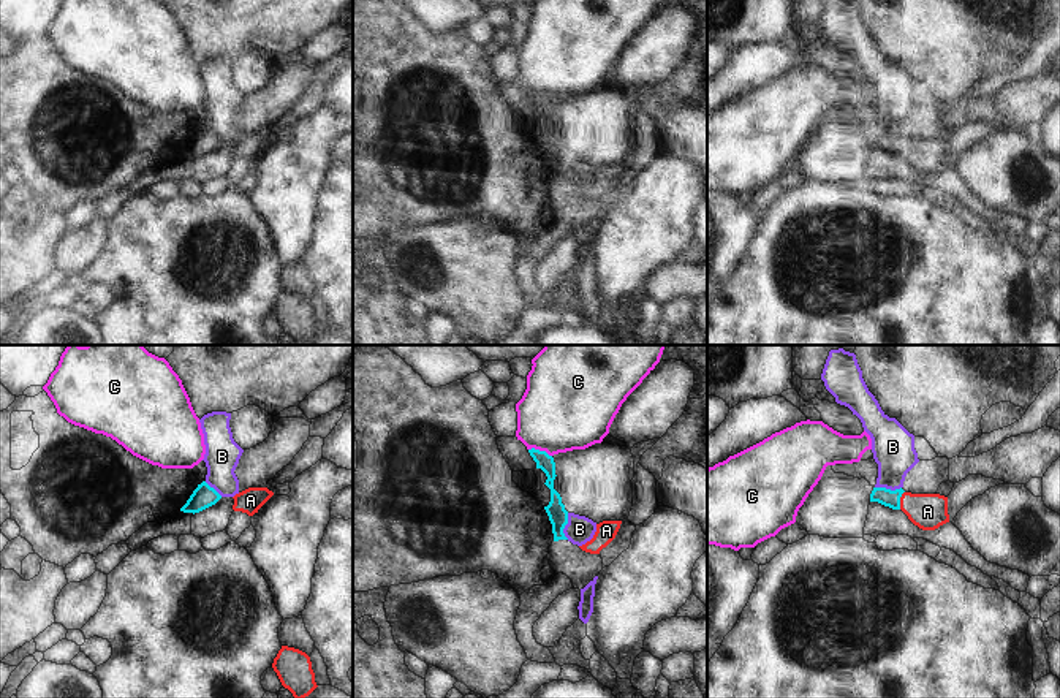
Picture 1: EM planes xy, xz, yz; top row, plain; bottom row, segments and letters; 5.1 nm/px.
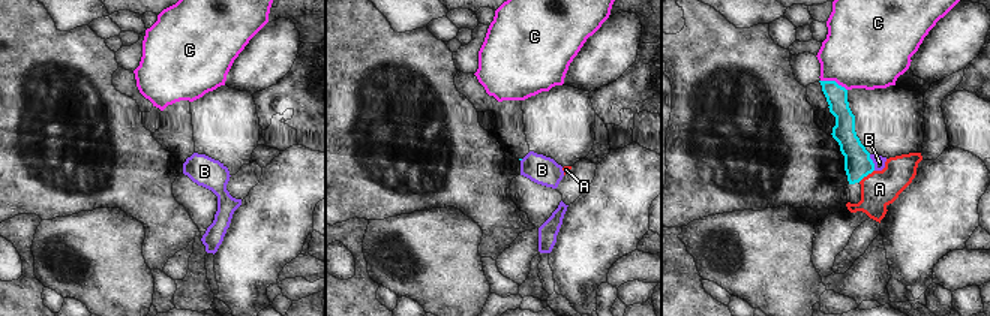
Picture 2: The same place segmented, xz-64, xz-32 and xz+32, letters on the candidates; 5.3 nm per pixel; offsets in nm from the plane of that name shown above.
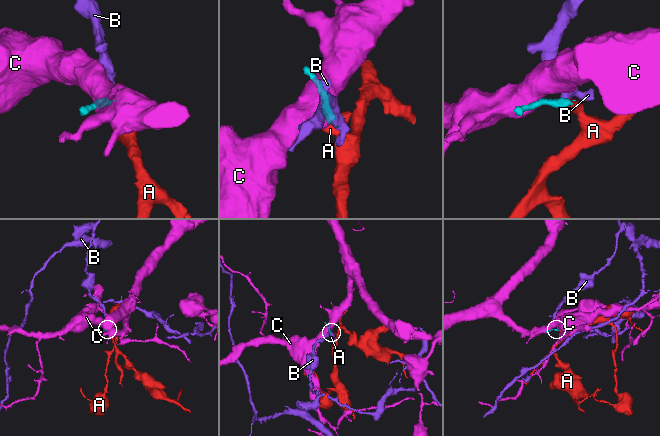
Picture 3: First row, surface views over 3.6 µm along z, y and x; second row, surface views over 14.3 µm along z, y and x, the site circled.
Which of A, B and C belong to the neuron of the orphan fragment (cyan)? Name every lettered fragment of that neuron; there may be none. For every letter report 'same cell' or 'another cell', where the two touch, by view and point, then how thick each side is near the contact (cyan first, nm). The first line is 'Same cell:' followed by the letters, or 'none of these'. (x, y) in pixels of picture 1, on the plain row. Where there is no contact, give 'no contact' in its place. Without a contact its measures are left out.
Same cell: A
A: same cell; contact yz (899, 146); calibres 90 and 180 nm
B: another cell; contact xz (565, 170); calibres 100 and 140 nm
C: another cell; contact xz (538, 95); calibres 80 and 420 nm

